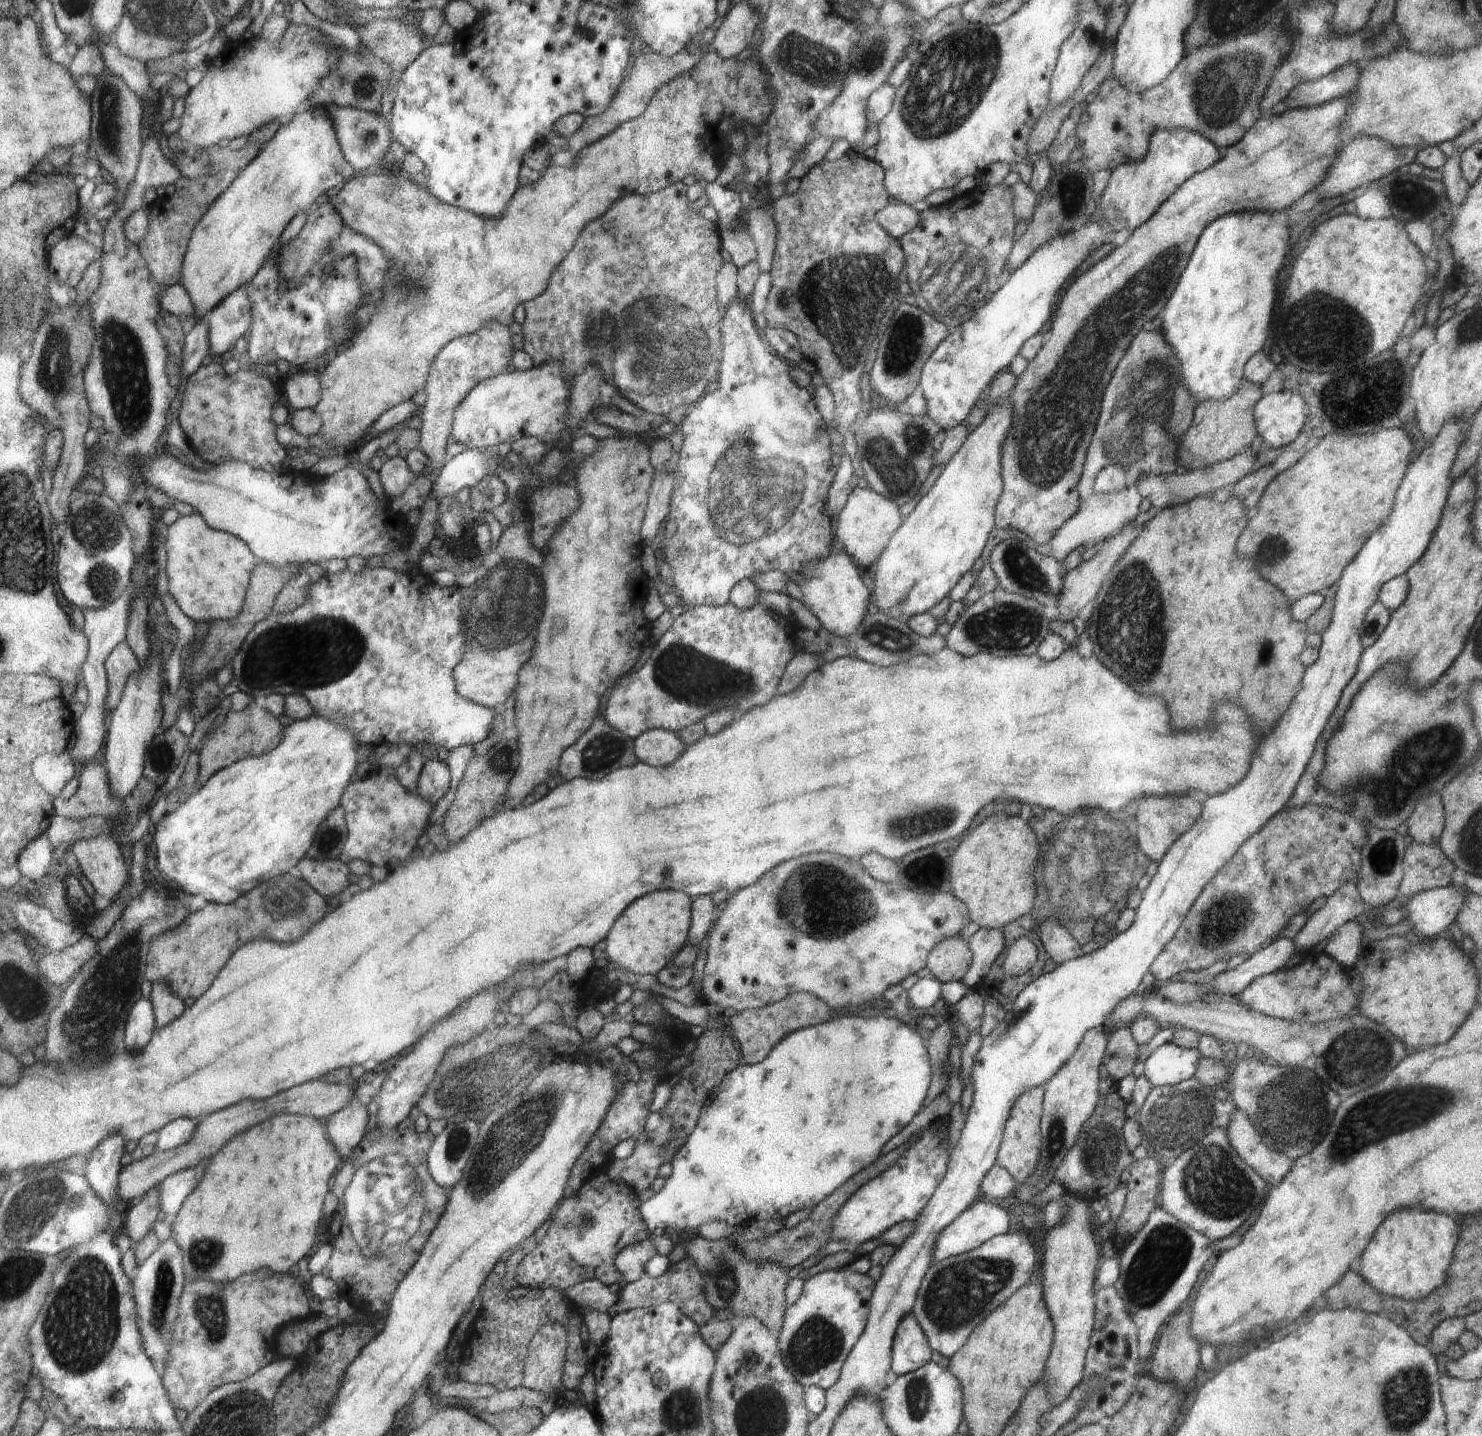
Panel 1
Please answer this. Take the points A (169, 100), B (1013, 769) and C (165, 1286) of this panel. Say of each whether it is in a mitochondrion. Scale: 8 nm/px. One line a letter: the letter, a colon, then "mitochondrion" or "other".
A: other
B: other
C: mitochondrion

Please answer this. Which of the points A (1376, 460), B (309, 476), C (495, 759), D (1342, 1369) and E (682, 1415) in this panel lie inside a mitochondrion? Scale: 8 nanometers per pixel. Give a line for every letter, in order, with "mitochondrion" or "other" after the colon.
A: other
B: other
C: mitochondrion
D: other
E: mitochondrion

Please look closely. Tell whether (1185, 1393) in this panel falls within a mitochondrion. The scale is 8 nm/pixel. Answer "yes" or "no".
no

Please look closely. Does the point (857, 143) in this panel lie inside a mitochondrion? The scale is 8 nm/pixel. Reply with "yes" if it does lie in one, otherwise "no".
no

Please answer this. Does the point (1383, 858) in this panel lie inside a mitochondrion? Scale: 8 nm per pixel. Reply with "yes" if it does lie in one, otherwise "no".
yes

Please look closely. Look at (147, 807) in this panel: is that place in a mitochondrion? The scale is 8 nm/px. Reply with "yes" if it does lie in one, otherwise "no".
no

